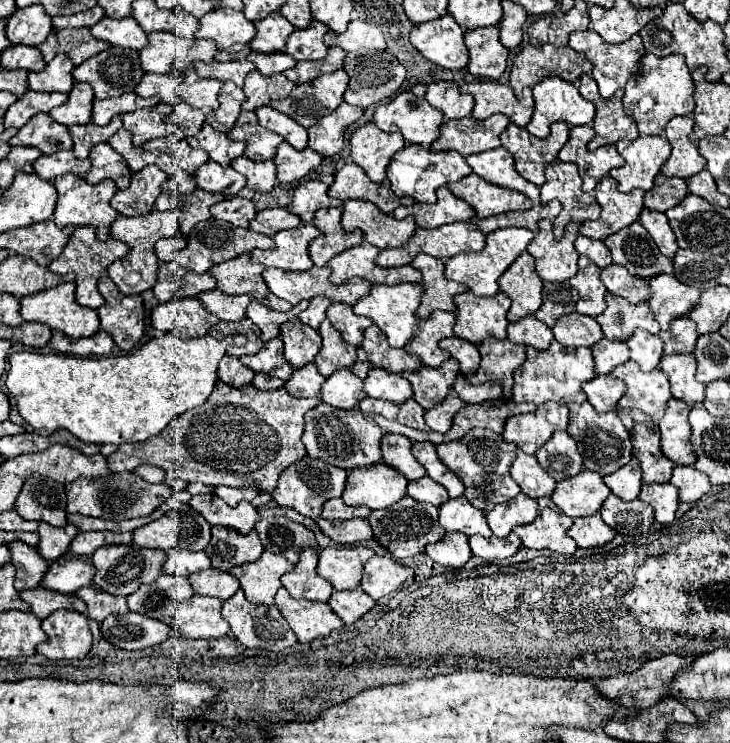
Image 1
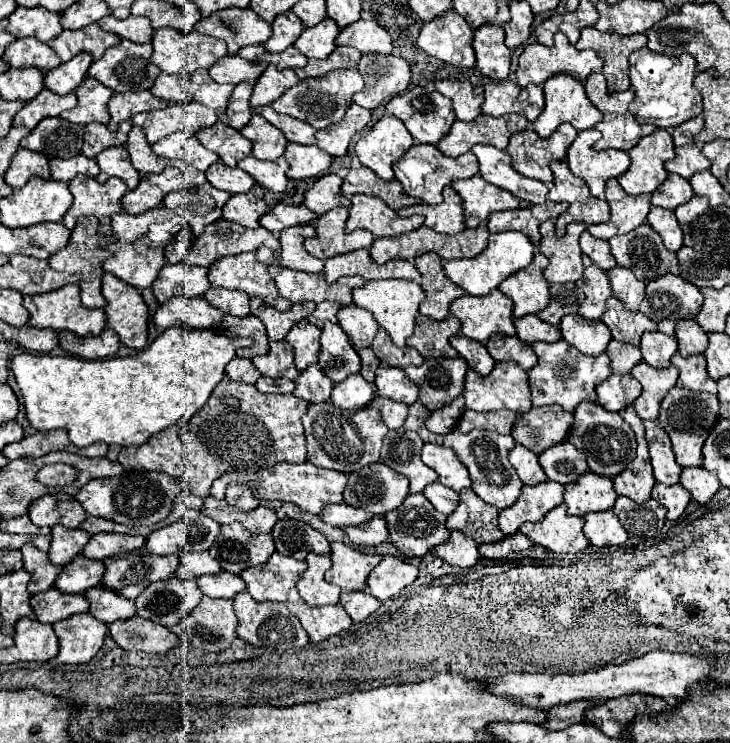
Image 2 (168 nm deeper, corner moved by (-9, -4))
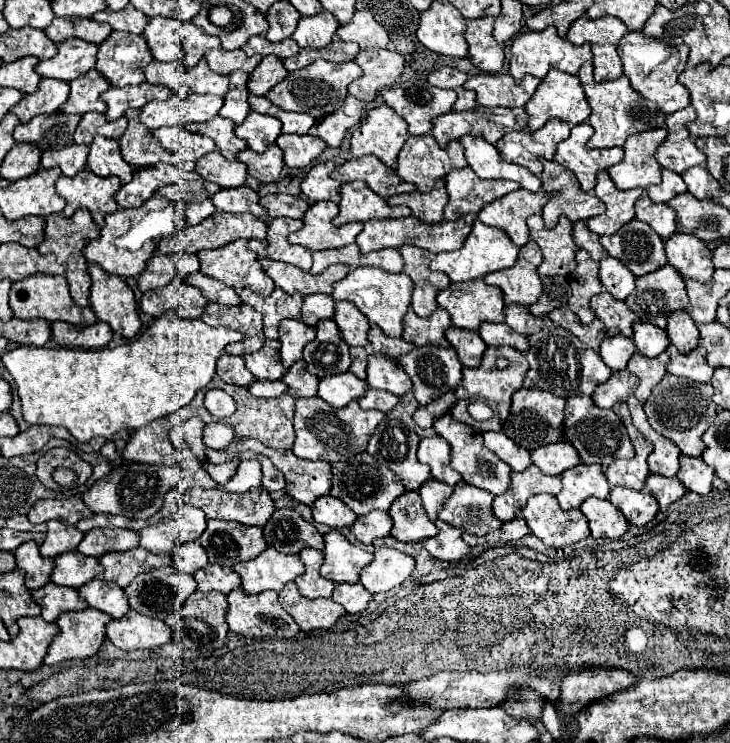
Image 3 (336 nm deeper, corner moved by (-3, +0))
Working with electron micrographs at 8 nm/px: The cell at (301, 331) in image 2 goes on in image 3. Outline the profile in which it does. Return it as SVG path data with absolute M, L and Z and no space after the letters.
M284 319L280 323L280 361L288 369L292 363L302 359L302 349L316 337L316 329L308 327L300 319Z

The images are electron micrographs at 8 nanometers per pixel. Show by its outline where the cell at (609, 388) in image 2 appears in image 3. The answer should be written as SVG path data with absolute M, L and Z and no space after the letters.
M614 371L606 383L594 389L592 399L598 407L612 409L616 403L622 403L630 395L634 395L636 387L638 387L638 377L634 377L630 371Z

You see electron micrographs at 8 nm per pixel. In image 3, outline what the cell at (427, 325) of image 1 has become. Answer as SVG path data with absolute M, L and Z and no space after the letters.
M436 309L430 317L418 317L416 313L406 313L404 317L404 335L408 343L414 345L438 345L438 347L448 347L448 339L444 331L452 325L450 315L444 309Z

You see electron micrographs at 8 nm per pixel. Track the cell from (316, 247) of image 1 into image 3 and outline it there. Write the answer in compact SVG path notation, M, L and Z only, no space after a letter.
M318 201L308 207L302 217L304 227L290 235L290 243L298 243L310 251L334 249L354 243L356 235L362 231L362 223L352 221L342 227L332 225L332 217L338 215L338 205L332 201Z

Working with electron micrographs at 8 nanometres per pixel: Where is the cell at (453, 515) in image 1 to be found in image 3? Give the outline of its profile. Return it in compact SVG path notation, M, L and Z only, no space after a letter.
M460 481L454 493L448 497L438 513L438 519L450 523L472 535L486 535L488 531L500 529L502 521L492 513L492 493L486 493L474 485Z

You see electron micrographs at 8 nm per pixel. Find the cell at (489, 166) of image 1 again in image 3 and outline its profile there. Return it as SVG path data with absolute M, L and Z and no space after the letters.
M466 135L460 139L464 147L464 155L472 171L482 179L510 179L520 183L524 189L536 193L540 191L542 181L538 181L536 175L532 175L526 167L520 167L516 163L508 163L500 157L498 149L484 141L482 137Z

